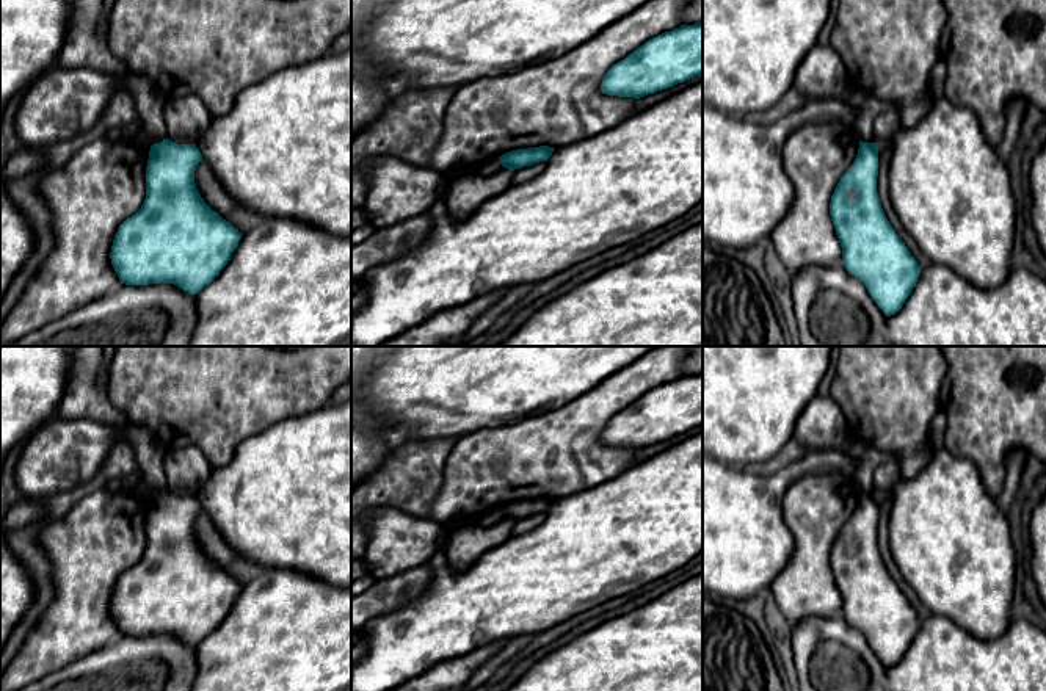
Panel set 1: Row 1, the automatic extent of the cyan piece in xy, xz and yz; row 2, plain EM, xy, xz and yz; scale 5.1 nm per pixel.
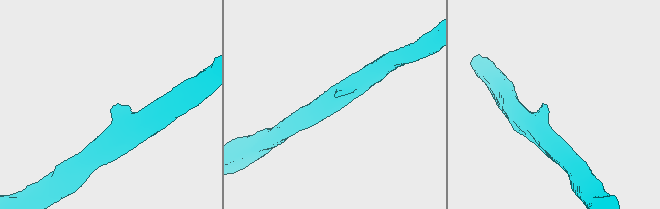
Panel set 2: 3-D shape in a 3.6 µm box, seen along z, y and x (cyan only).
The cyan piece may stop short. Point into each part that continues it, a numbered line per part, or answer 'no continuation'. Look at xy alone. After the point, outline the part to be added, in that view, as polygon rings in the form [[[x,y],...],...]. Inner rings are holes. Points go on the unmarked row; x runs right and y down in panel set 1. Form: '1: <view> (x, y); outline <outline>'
no continuation

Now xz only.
no continuation

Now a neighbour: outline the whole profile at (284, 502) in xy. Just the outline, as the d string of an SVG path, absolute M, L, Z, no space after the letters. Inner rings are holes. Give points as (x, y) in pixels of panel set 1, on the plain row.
M351 401L328 404L318 411L289 417L242 442L232 461L224 467L213 469L207 483L194 495L226 542L248 561L268 569L298 570L334 586L351 586Z

